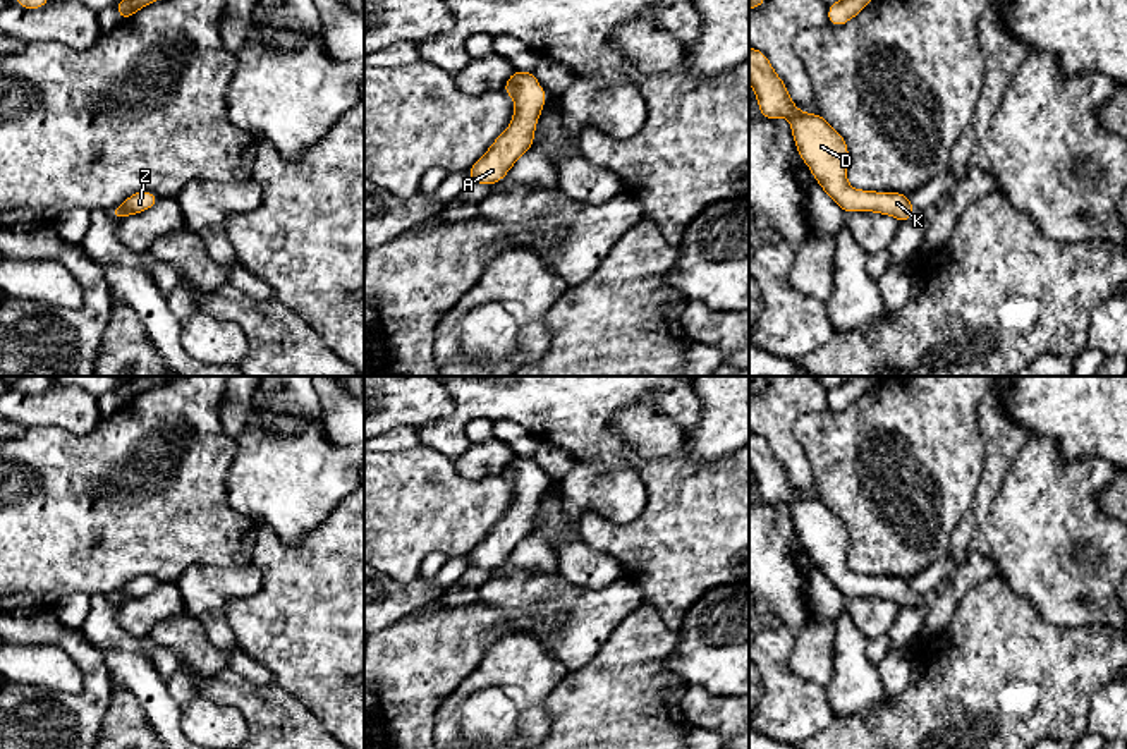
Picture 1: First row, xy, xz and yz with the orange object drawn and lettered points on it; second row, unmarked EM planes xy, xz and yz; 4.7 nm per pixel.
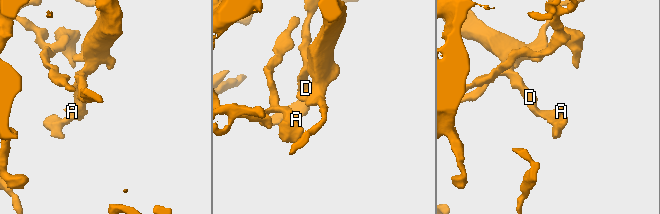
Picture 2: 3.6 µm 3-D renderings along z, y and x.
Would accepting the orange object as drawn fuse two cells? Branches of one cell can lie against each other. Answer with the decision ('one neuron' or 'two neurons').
one neuron

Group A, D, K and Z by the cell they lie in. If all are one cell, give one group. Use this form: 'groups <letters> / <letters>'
groups A D K Z

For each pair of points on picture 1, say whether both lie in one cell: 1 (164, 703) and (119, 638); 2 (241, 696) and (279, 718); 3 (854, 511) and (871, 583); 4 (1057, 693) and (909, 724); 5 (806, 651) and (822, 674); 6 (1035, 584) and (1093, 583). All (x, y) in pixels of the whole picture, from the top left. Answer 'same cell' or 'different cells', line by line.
1: same cell
2: same cell
3: different cells
4: same cell
5: same cell
6: same cell

